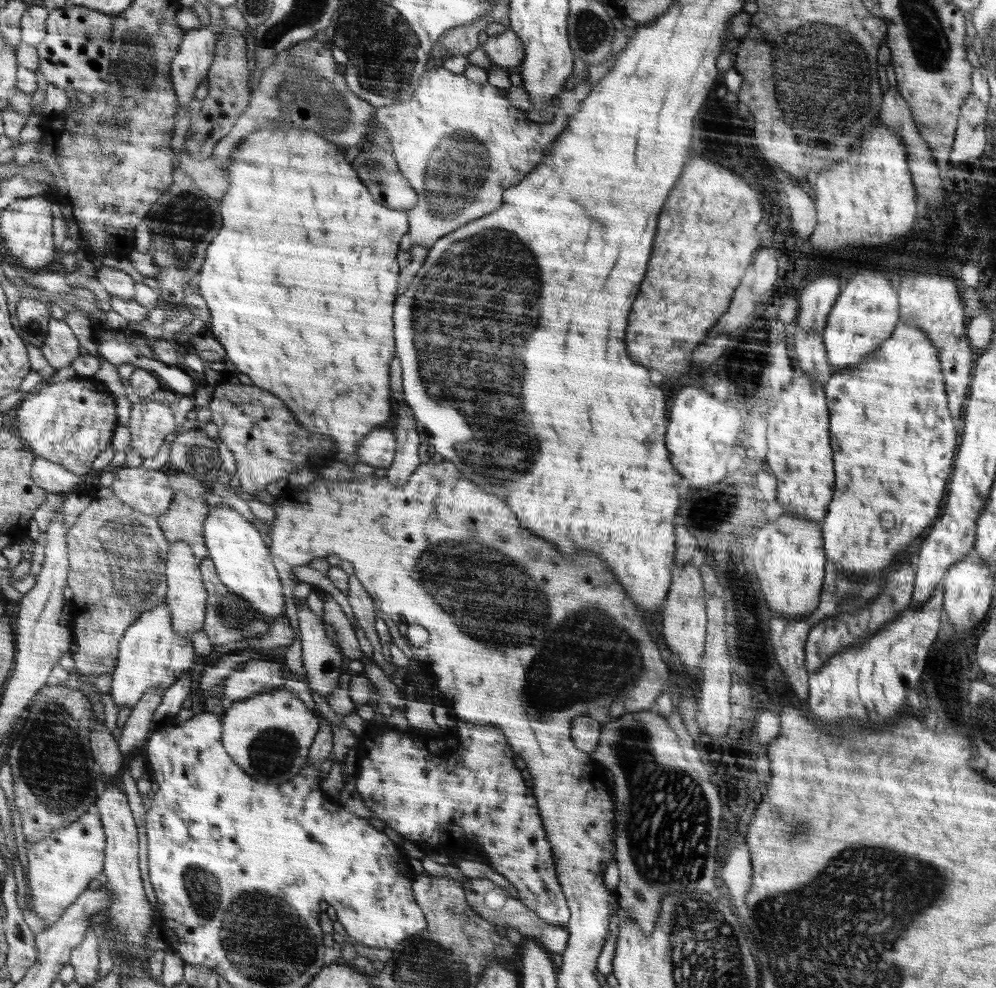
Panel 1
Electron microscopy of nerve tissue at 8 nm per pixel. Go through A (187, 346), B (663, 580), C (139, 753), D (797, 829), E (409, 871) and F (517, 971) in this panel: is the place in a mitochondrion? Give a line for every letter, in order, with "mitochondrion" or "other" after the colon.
A: other
B: other
C: other
D: mitochondrion
E: other
F: other

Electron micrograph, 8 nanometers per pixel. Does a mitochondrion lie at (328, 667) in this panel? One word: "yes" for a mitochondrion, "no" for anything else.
no

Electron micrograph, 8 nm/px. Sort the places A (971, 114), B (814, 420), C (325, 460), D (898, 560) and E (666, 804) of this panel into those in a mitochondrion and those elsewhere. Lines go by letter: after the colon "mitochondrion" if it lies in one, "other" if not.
A: other
B: other
C: other
D: other
E: mitochondrion

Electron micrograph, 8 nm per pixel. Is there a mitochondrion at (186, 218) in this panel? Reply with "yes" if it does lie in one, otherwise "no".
yes

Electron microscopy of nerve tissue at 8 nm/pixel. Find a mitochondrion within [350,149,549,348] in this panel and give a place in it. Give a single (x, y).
(372, 169)

